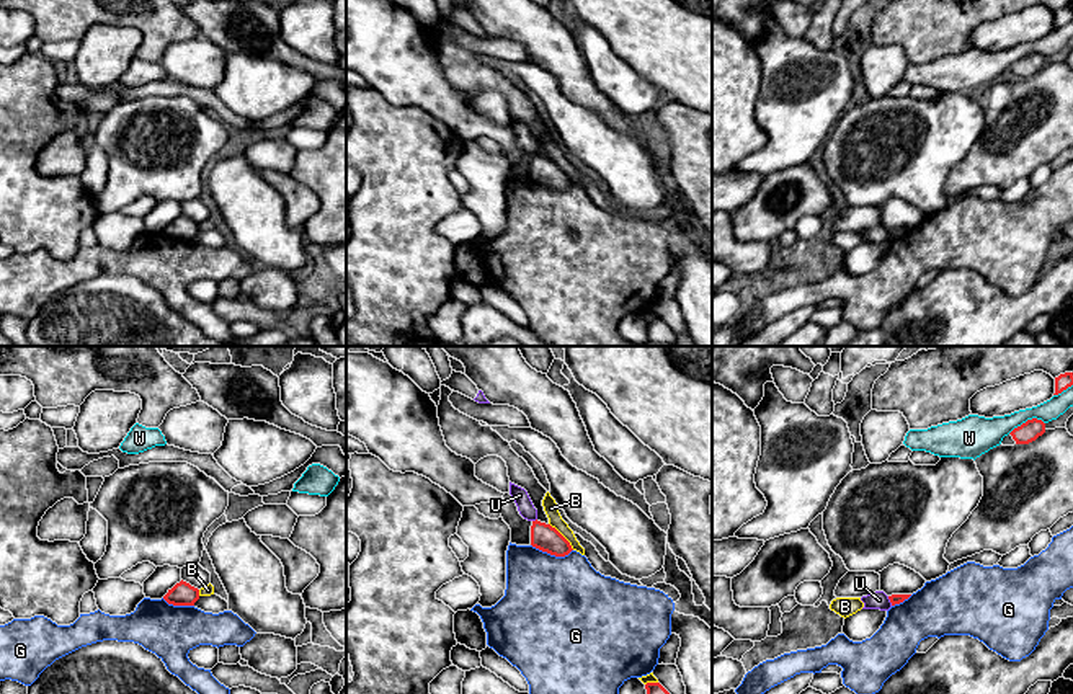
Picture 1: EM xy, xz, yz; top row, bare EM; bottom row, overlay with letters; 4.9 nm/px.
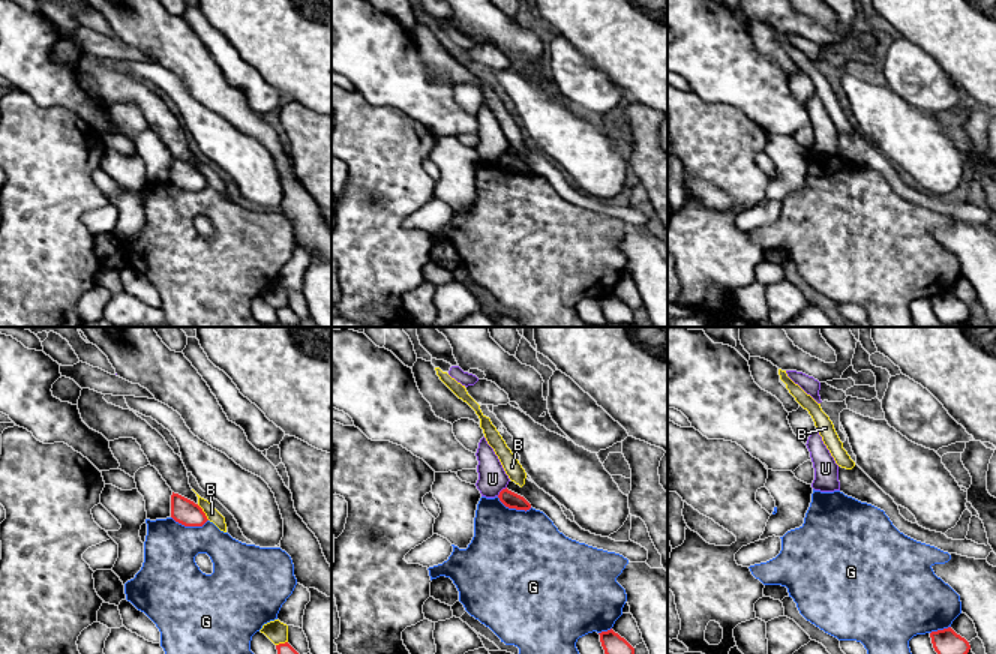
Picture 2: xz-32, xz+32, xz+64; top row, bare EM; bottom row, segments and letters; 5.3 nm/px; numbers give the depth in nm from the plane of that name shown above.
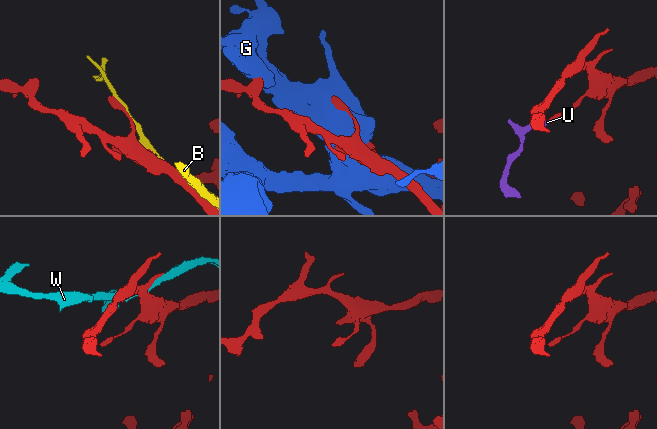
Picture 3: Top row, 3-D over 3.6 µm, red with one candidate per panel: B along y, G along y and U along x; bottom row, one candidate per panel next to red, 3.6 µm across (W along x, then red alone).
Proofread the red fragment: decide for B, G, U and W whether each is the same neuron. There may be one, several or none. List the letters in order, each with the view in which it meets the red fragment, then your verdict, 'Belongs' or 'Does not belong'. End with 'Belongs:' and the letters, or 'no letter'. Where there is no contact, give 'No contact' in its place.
B: Touches red in xz. Does not belong
G: Touches red in xz. Does not belong
U: Touches red in yz. Does not belong
W: Touches red in yz. Does not belong
Belongs: no letter

